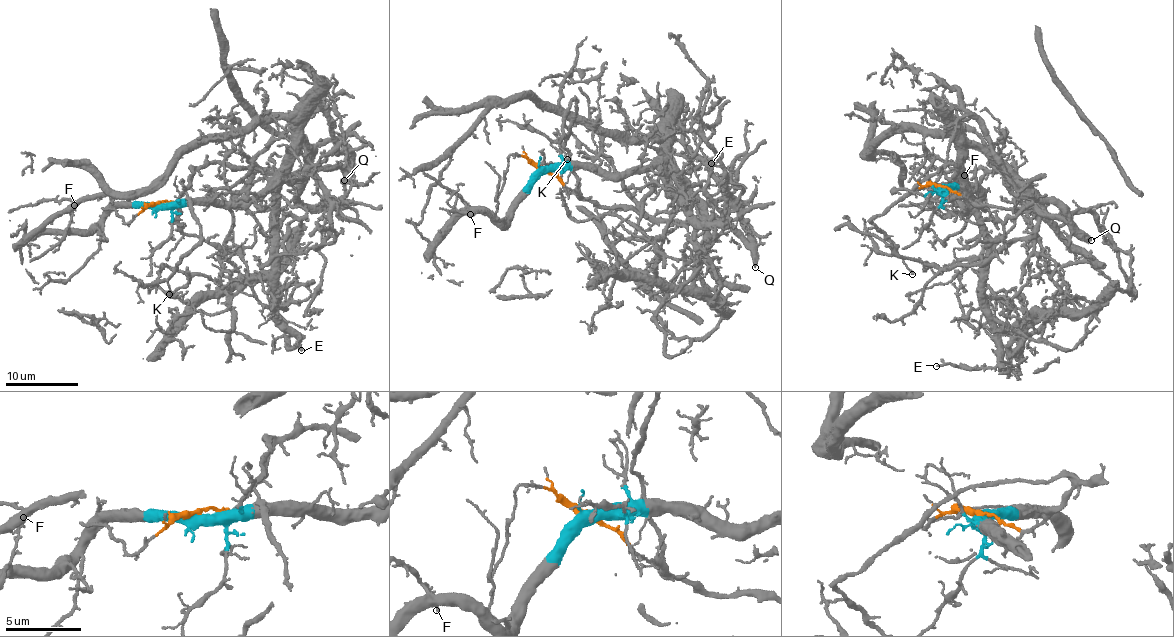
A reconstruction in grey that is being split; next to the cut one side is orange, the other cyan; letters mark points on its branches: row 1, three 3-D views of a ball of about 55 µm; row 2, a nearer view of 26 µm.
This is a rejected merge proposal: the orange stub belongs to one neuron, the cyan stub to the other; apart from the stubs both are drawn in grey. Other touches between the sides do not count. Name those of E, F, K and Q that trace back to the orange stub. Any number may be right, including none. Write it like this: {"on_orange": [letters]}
{"on_orange": ["K", "Q"]}

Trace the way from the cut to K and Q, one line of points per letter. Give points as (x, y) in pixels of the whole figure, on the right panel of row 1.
K: (940, 187), (962, 193), (984, 172), (936, 174), (920, 180), (872, 218), (913, 273)
Q: (940, 187), (962, 193), (987, 173), (1002, 173), (1032, 207), (1040, 213), (1060, 215), (1091, 240)

